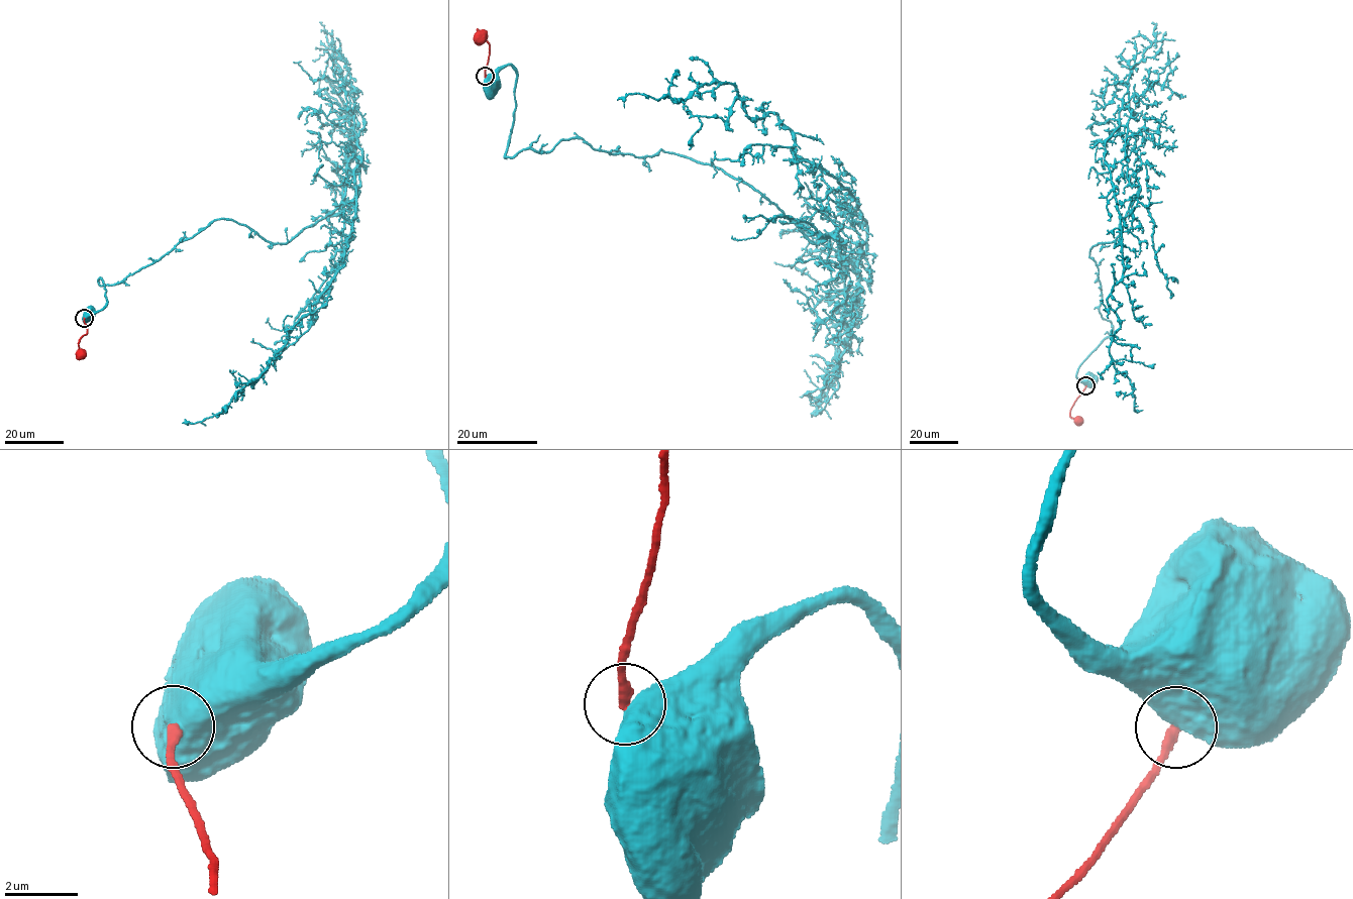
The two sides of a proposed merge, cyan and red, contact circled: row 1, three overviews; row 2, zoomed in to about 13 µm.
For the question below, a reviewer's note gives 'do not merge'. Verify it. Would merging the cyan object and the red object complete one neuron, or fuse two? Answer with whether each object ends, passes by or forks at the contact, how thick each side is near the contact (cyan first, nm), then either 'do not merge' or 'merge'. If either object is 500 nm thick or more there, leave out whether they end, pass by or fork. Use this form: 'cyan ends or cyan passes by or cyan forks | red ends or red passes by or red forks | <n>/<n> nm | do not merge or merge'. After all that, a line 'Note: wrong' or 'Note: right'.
750/280 nm | do not merge
Note: right

